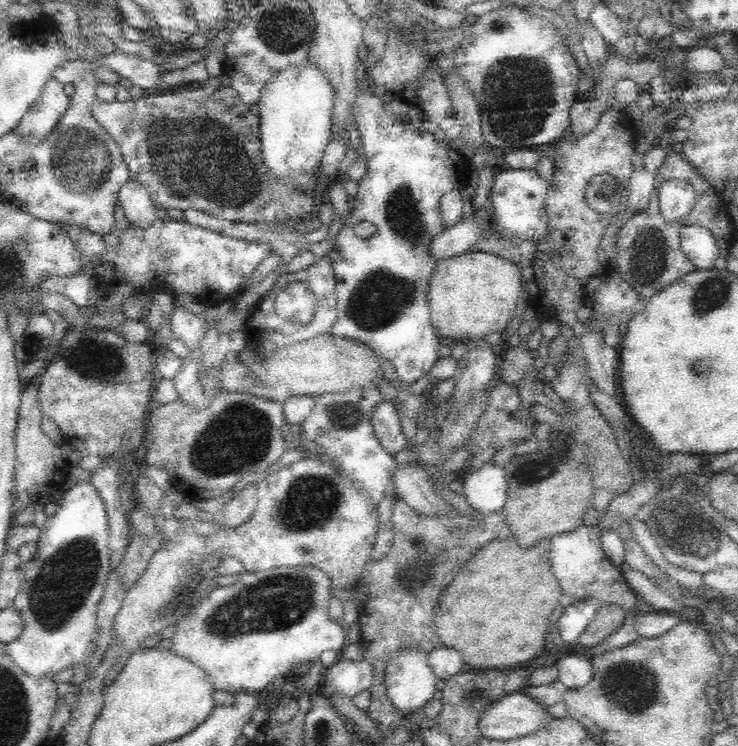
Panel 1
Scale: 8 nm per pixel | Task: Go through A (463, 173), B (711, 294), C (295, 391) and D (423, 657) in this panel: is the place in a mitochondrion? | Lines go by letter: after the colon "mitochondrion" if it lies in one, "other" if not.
A: other
B: mitochondrion
C: other
D: other

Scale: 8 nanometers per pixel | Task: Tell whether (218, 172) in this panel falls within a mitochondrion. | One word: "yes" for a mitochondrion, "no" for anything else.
yes

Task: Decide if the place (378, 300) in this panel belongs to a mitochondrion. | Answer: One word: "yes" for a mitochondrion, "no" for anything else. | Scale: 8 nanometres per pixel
yes

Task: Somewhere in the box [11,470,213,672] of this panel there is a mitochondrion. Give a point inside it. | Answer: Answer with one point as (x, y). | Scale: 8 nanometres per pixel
(61, 586)

